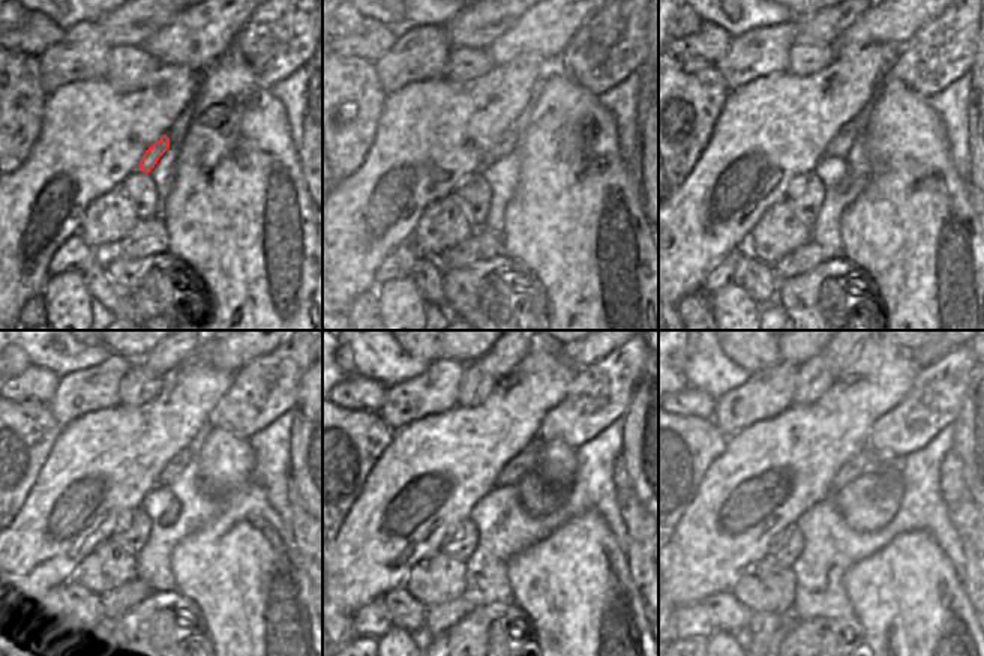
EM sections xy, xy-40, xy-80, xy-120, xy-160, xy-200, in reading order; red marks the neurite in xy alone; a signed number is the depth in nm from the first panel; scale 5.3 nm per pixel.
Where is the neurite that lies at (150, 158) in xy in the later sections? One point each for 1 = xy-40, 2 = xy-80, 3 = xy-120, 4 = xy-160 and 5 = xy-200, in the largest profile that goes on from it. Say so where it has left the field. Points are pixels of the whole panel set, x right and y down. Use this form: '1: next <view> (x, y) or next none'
1: next xy-40 (506, 143)
2: next xy-80 (840, 144)
3: next xy-120 (180, 461)
4: next xy-160 (525, 461)
5: next xy-200 (866, 458)

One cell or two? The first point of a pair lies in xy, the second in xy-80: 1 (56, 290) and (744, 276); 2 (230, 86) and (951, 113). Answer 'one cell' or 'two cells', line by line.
1: two cells
2: two cells

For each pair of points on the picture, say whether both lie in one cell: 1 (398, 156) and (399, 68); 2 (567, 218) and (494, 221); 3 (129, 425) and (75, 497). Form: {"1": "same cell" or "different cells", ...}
{"1": "different cells", "2": "different cells", "3": "same cell"}

